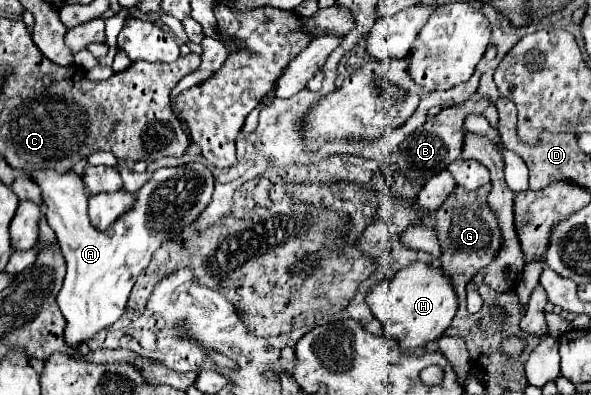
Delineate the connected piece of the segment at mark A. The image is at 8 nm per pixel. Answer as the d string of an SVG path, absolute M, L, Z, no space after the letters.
M203 163L157 169L153 179L139 189L135 207L117 219L109 231L97 231L87 217L85 185L79 175L45 169L29 177L43 191L43 203L47 207L45 217L67 261L67 275L56 302L67 321L66 342L75 349L97 331L111 327L123 315L129 293L151 255L165 241L177 239L209 205L213 195L213 173Z

